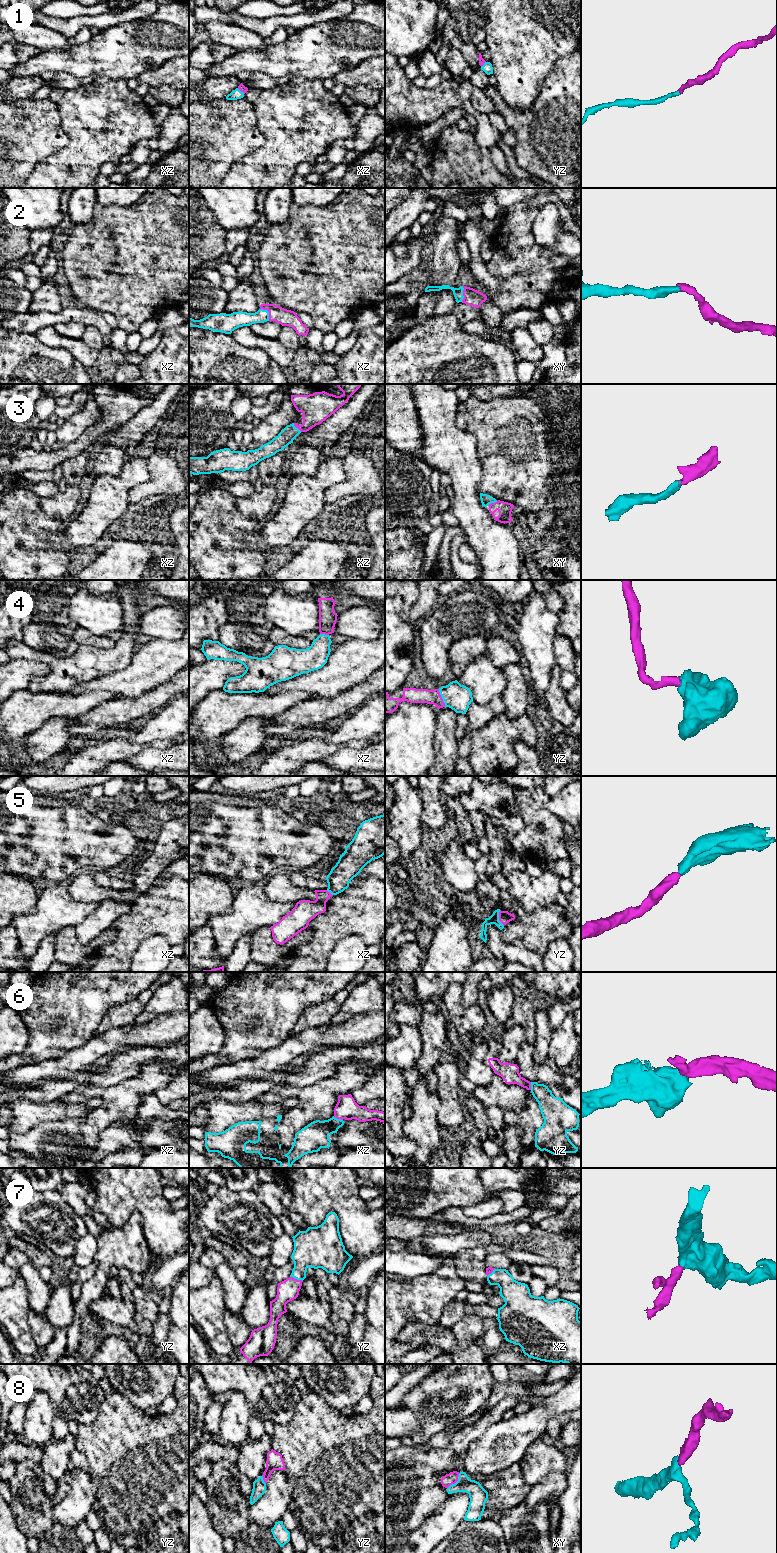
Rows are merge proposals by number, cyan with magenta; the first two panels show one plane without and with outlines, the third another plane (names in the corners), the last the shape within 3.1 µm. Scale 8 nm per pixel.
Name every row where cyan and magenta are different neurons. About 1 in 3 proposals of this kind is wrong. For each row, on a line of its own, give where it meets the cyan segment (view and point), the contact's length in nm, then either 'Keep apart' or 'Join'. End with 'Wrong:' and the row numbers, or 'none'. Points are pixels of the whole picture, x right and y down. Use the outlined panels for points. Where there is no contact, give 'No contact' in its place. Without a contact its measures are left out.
1: Touches cyan at xz (240, 91). Shared border 80 nm. Join
2: Touches cyan at xz (268, 312). Shared border 130 nm. Join
3: Touches cyan at xz (297, 428). Shared border 100 nm. Join
4: Touches cyan at yz (442, 698). Shared border 160 nm. Join
5: Touches cyan at yz (498, 918). Shared border 130 nm. Join
6: Touches cyan at xz (338, 1119). Shared border 90 nm. Keep apart
7: Touches cyan at yz (296, 1278). Shared border 110 nm. Join
8: Touches cyan at xy (456, 1482). Shared border 160 nm. Join
Wrong: 6

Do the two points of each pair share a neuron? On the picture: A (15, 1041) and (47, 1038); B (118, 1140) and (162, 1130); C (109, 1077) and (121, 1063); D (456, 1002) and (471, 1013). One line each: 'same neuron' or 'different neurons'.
A: different neurons
B: same neuron
C: same neuron
D: same neuron

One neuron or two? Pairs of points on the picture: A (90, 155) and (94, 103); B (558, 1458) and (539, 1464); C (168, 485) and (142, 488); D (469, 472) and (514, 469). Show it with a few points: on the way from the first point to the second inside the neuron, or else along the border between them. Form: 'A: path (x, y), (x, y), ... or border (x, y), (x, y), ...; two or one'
A: path (90, 142), (90, 138), (80, 128), (92, 116); one
B: path (553, 1459), (544, 1459); one
C: path (162, 485), (148, 488); one
D: border (481, 459), (482, 479), (478, 487), (479, 492); two

